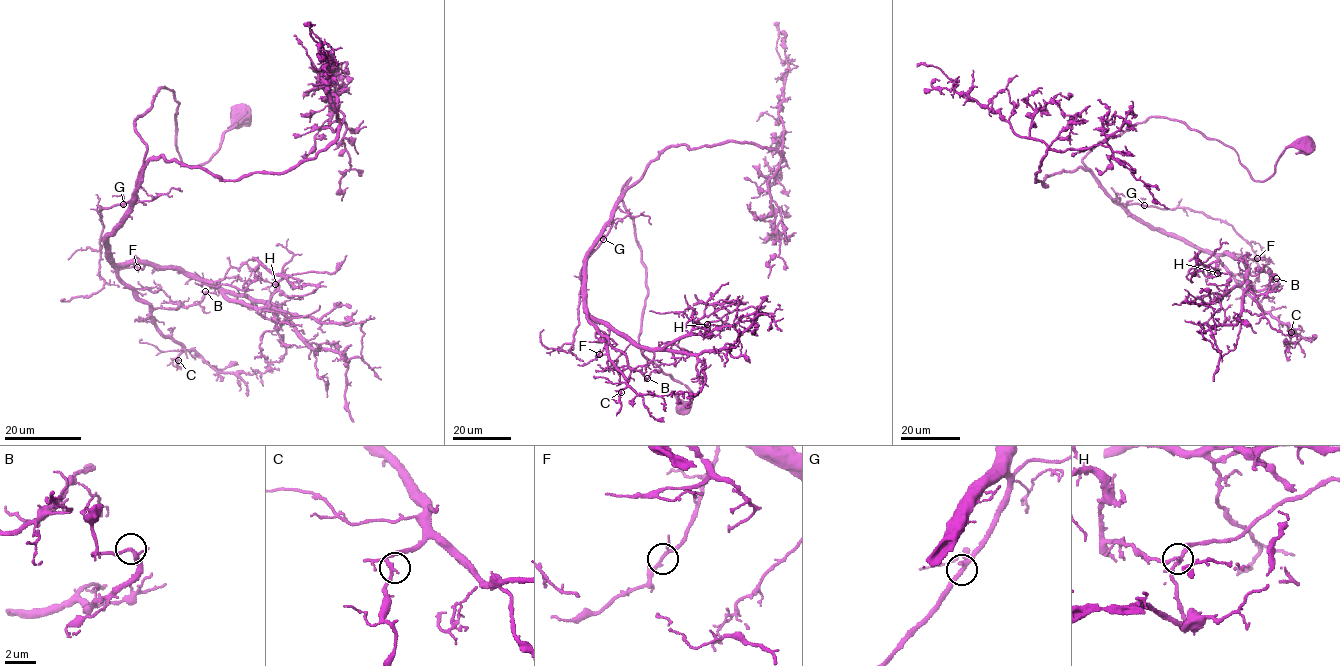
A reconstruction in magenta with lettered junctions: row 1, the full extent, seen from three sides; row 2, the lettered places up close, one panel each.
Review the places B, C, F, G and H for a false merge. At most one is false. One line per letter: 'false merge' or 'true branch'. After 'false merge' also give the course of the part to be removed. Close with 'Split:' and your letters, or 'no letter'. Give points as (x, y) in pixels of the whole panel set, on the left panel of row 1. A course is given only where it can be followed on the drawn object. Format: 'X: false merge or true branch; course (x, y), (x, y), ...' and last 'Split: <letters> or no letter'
B: true branch
C: true branch
F: true branch
G: true branch
H: false merge; course (275, 284), (266, 282), (254, 270), (256, 276), (267, 267), (296, 286), (316, 287), (312, 292), (288, 296)
Split: H

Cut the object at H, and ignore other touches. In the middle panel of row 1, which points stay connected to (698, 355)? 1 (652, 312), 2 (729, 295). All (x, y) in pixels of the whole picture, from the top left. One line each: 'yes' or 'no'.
1: no
2: no

